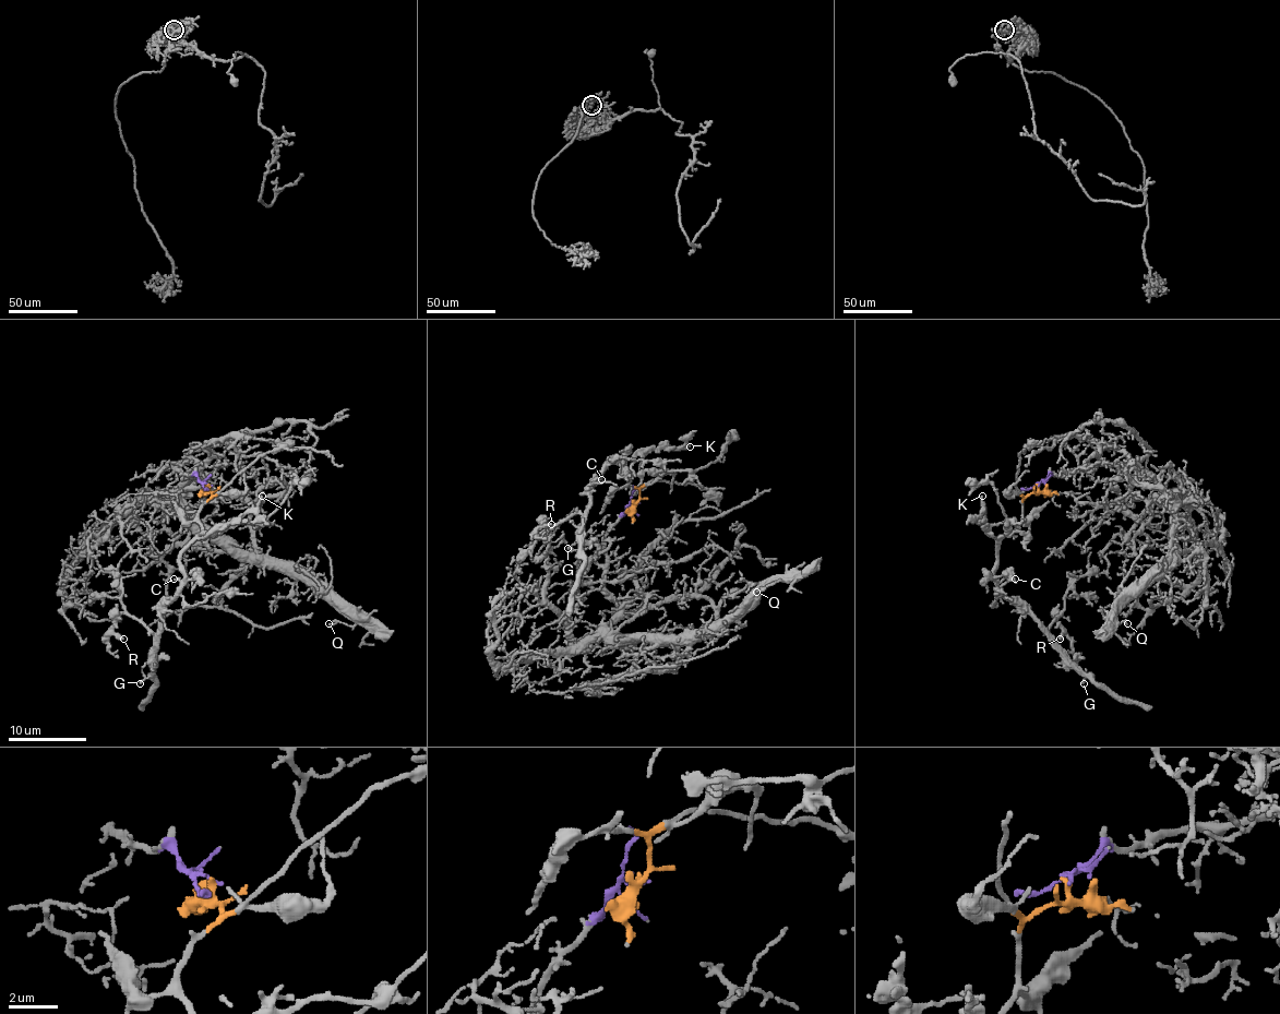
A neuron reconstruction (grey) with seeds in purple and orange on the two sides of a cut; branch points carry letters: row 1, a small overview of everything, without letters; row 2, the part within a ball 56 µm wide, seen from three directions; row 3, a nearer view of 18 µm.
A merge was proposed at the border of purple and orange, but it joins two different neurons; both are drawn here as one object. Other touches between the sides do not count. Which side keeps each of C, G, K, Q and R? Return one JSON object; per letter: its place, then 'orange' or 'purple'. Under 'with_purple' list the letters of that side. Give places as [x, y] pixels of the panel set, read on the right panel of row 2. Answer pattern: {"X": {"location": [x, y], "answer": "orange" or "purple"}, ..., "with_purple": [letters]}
{"C": {"location": [1015, 579], "answer": "orange"}, "G": {"location": [1084, 683], "answer": "orange"}, "K": {"location": [982, 496], "answer": "orange"}, "Q": {"location": [1127, 623], "answer": "purple"}, "R": {"location": [1060, 639], "answer": "orange"}, "with_purple": ["Q"]}

